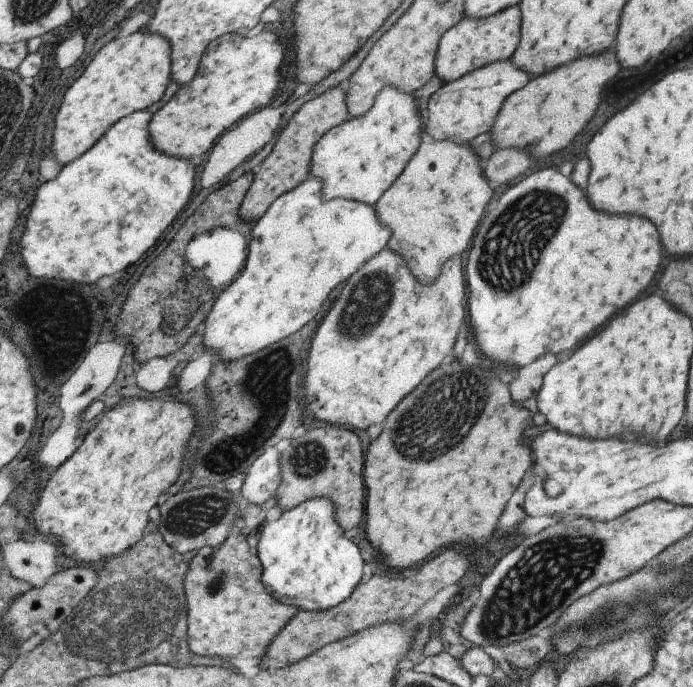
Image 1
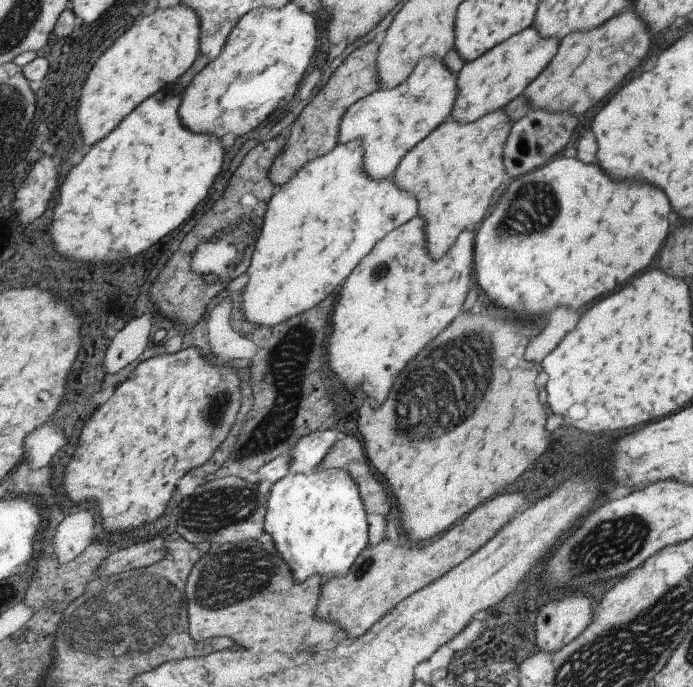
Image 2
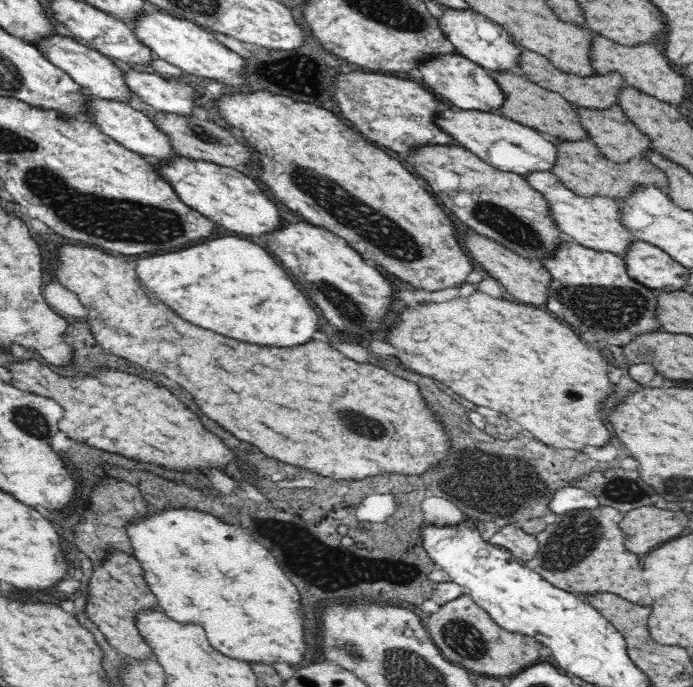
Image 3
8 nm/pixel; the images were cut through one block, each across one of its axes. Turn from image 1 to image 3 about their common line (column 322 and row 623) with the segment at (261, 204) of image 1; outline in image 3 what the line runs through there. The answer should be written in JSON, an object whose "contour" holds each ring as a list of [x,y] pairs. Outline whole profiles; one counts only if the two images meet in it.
{"contour":[[[108,548],[100,562],[93,562],[92,577],[88,580],[85,612],[115,650],[130,659],[154,657],[134,621],[137,611],[152,608],[158,609],[156,596],[149,590],[144,571],[136,557]]]}

